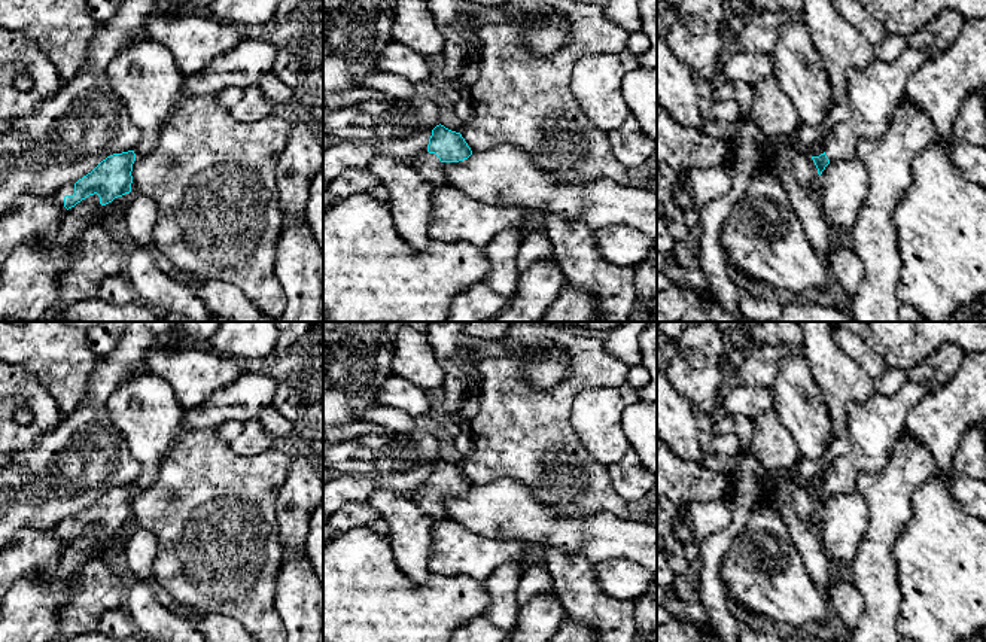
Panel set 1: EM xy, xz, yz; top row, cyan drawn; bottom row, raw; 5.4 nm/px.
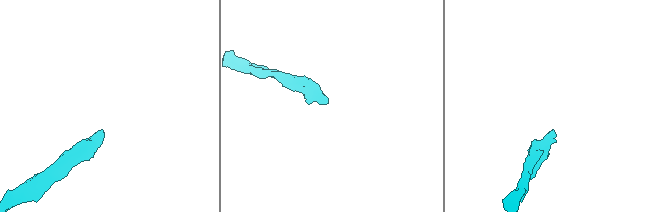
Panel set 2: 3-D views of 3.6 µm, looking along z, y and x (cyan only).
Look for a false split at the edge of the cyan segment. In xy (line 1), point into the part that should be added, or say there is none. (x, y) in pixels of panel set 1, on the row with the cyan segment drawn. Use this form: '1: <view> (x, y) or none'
1: xy (69, 189)

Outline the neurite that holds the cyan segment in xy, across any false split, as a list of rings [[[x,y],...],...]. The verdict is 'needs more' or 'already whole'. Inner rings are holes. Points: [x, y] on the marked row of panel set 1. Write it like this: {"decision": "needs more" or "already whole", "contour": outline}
{"decision": "needs more", "contour": [[[134,150],[107,156],[76,183],[60,188],[54,195],[57,204],[69,210],[86,197],[97,194],[100,197],[100,204],[106,206],[115,198],[130,194],[134,161]]]}

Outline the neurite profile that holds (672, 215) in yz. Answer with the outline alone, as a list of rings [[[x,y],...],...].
[[[657,164],[657,214],[666,223],[675,240],[687,237],[685,213],[675,204],[673,186],[676,171],[666,164]]]

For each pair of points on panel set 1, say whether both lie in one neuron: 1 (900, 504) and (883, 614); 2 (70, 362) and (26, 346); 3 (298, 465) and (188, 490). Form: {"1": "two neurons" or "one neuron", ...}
{"1": "one neuron", "2": "one neuron", "3": "two neurons"}

